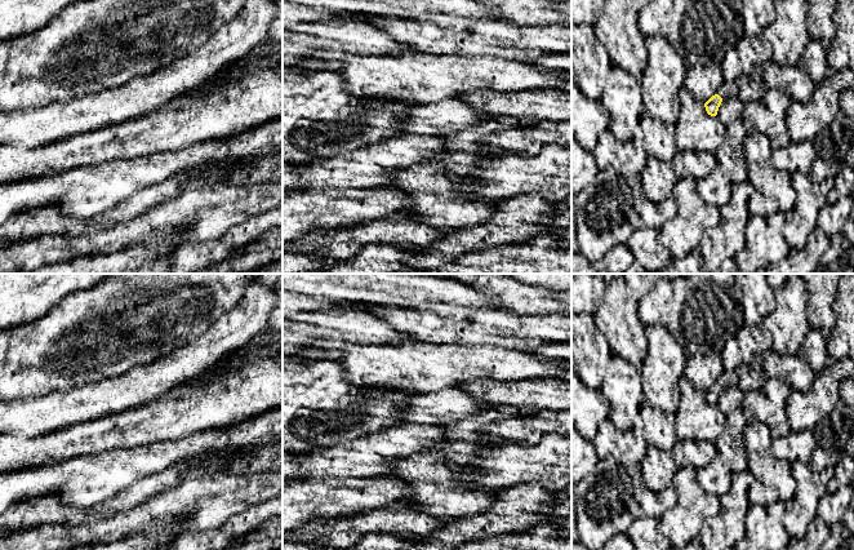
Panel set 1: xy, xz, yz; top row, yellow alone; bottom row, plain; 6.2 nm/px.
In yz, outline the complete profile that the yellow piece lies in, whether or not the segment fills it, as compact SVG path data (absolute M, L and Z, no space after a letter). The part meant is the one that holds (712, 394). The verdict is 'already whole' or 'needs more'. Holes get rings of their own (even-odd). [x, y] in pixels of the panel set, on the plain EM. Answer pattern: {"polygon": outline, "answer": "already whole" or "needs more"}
{"polygon": "M726 371L720 376L717 383L712 385L706 392L706 400L711 405L716 405L721 391L734 380L733 374Z", "answer": "needs more"}

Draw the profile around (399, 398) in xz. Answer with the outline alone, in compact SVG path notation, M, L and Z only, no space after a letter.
M283 355L283 453L330 448L404 425L401 411L412 395L401 390L357 387L347 381L342 364L333 360L302 362Z

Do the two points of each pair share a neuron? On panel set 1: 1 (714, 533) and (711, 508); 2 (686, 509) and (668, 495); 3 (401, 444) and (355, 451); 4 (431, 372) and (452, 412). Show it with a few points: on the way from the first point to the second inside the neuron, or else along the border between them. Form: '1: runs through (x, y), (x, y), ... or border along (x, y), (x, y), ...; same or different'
1: border along (720, 499), (720, 510), (705, 522), (698, 536); different
2: border along (676, 502), (659, 519); different
3: runs through (390, 444), (378, 451), (367, 451); same
4: border along (454, 386), (444, 390), (413, 393); different

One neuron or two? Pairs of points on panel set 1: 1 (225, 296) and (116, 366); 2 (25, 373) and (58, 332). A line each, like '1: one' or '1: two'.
1: one
2: one

